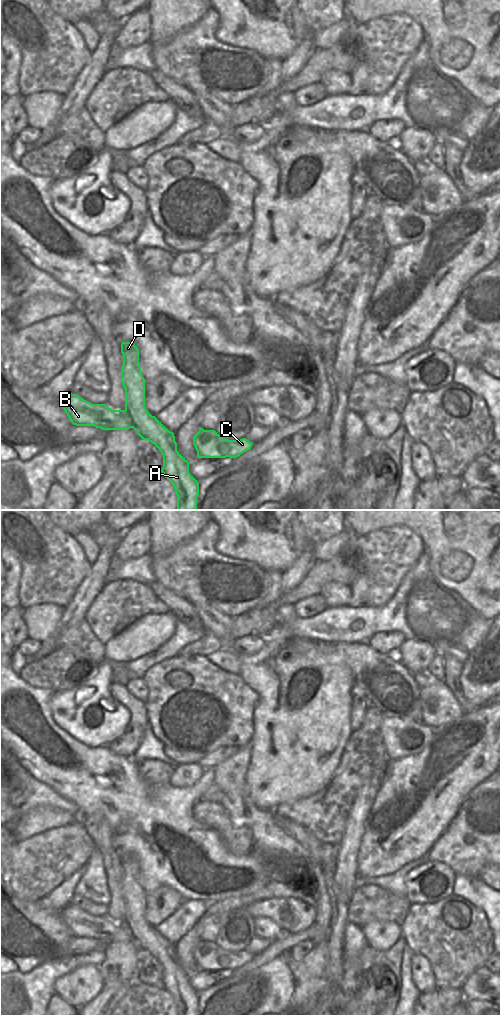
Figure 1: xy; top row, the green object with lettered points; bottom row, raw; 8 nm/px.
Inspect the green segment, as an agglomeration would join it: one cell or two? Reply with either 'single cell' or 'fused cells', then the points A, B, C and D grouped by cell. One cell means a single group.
fused cells; A D / B C

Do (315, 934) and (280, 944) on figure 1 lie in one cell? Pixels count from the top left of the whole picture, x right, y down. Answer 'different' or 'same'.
same

